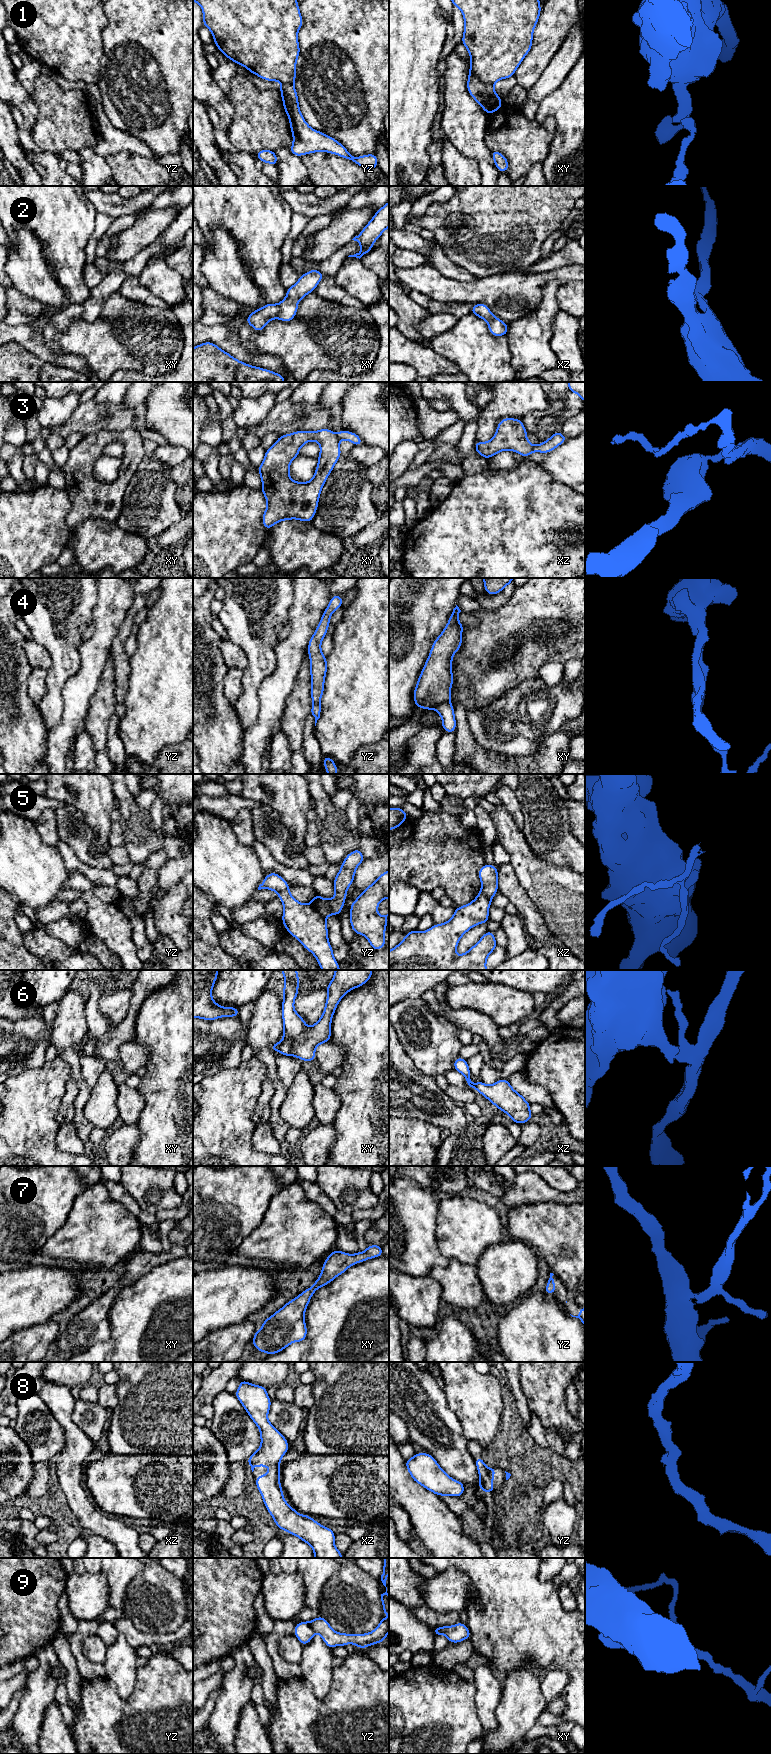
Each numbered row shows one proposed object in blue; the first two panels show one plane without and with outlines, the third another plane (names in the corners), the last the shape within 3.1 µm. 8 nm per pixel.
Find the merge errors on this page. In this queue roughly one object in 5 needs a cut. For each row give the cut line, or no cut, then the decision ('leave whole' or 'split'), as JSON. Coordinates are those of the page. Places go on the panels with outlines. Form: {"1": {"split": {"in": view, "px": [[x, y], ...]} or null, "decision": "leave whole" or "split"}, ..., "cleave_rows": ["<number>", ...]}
{"1": {"split": {"in": "xy", "px": [[469, 71], [482, 81], [492, 85]]}, "decision": "split"}, "2": {"split": null, "decision": "leave whole"}, "3": {"split": {"in": "xy", "px": [[336, 435], [339, 440]]}, "decision": "split"}, "4": {"split": {"in": "xy", "px": [[448, 701], [439, 704], [435, 708]]}, "decision": "split"}, "5": {"split": {"in": "yz", "px": [[310, 903], [313, 910], [324, 919]]}, "decision": "split"}, "6": {"split": {"in": "xy", "px": [[281, 1042], [277, 1049]]}, "decision": "split"}, "7": {"split": null, "decision": "leave whole"}, "8": {"split": null, "decision": "leave whole"}, "9": {"split": null, "decision": "leave whole"}, "cleave_rows": ["1", "3", "4", "5", "6"]}

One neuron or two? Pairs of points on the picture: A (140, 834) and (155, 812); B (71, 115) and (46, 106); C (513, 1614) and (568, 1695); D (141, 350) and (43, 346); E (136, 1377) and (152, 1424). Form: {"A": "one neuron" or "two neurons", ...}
{"A": "two neurons", "B": "one neuron", "C": "one neuron", "D": "two neurons", "E": "one neuron"}

